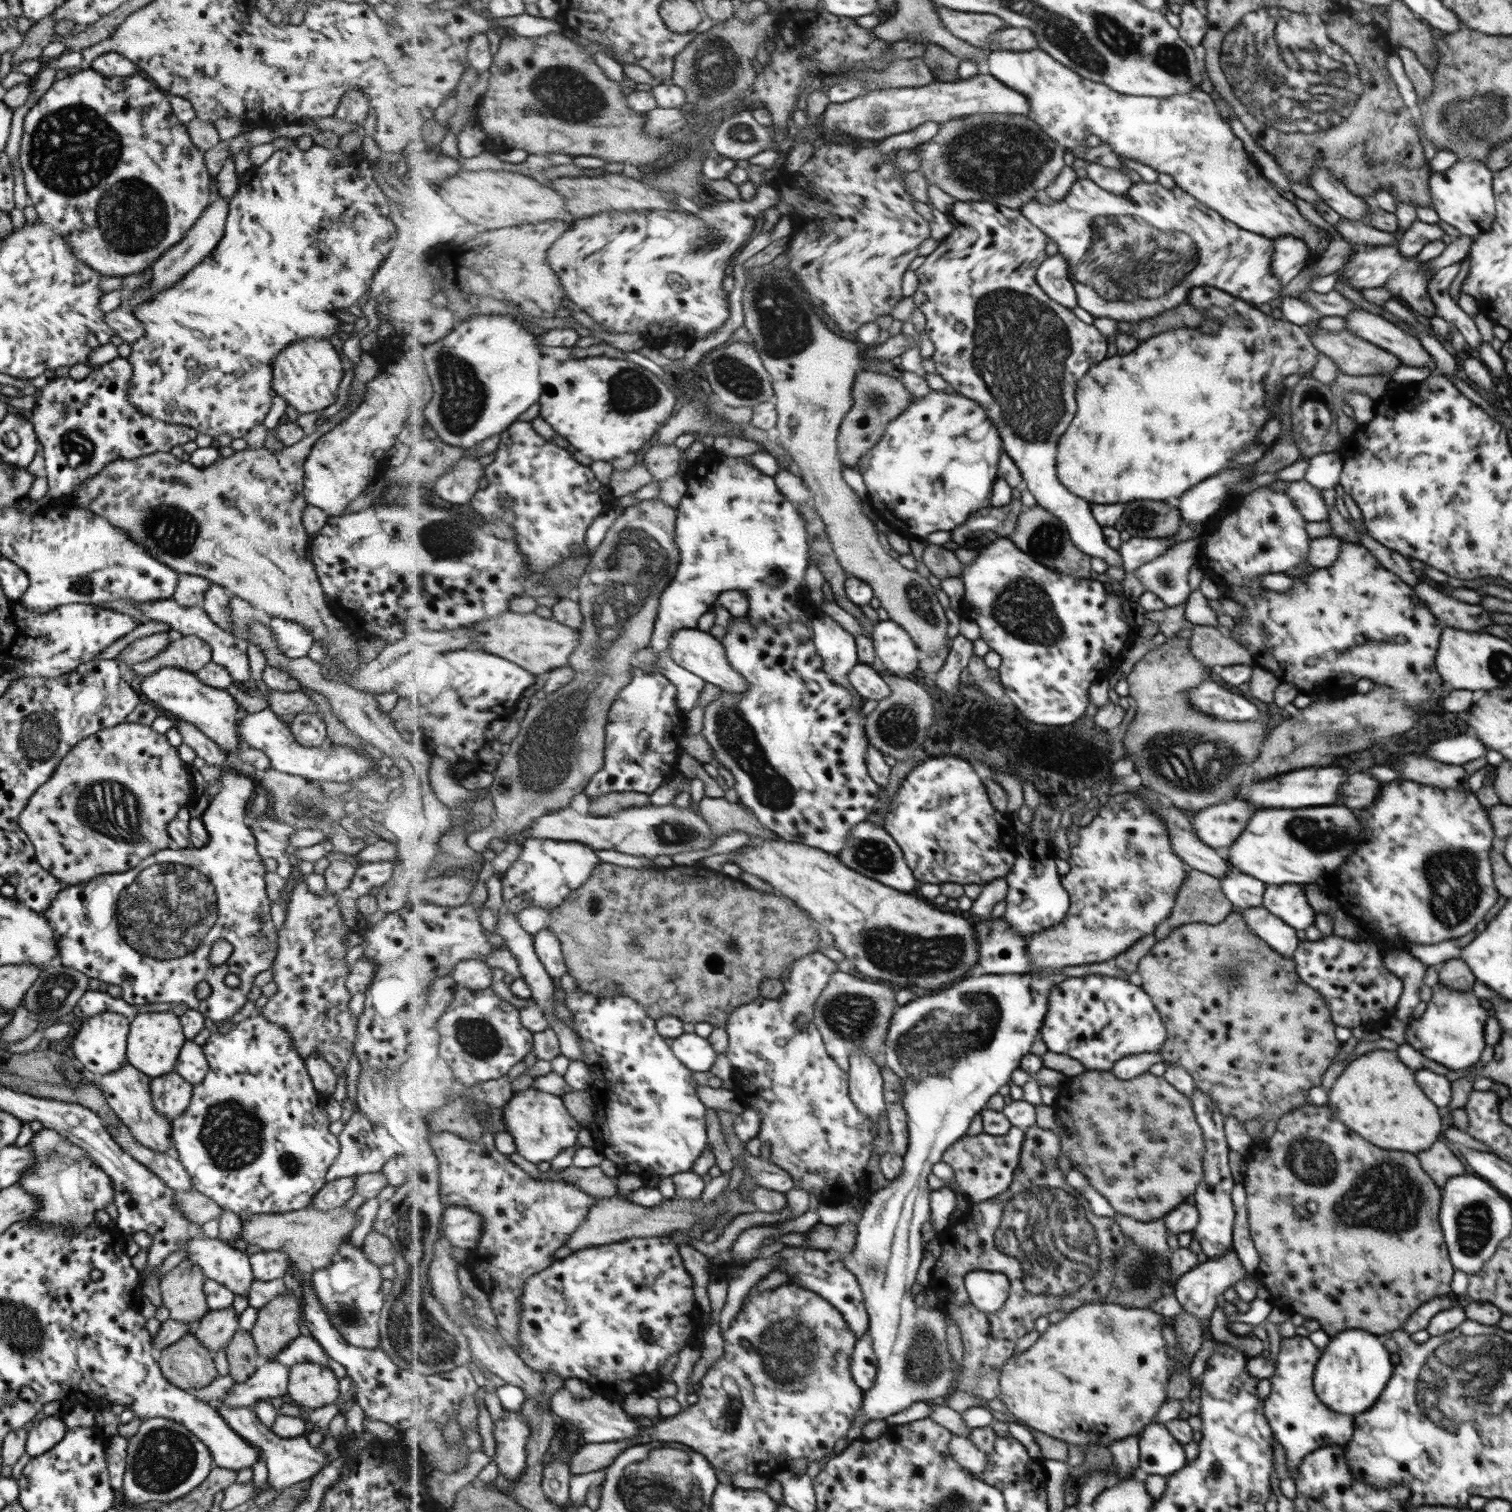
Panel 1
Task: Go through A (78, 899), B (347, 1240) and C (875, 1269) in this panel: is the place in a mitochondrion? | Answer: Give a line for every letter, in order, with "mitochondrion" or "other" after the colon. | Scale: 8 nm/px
A: other
B: other
C: mitochondrion

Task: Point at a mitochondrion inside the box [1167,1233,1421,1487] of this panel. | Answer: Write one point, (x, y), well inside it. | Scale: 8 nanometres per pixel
(1216, 1471)

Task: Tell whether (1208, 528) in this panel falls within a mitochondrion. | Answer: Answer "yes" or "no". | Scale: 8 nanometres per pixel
no

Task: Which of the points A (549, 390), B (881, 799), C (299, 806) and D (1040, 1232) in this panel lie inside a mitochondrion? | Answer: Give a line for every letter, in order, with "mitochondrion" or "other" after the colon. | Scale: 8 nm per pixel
A: other
B: other
C: mitochondrion
D: mitochondrion

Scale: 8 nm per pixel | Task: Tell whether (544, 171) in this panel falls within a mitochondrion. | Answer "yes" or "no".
no

